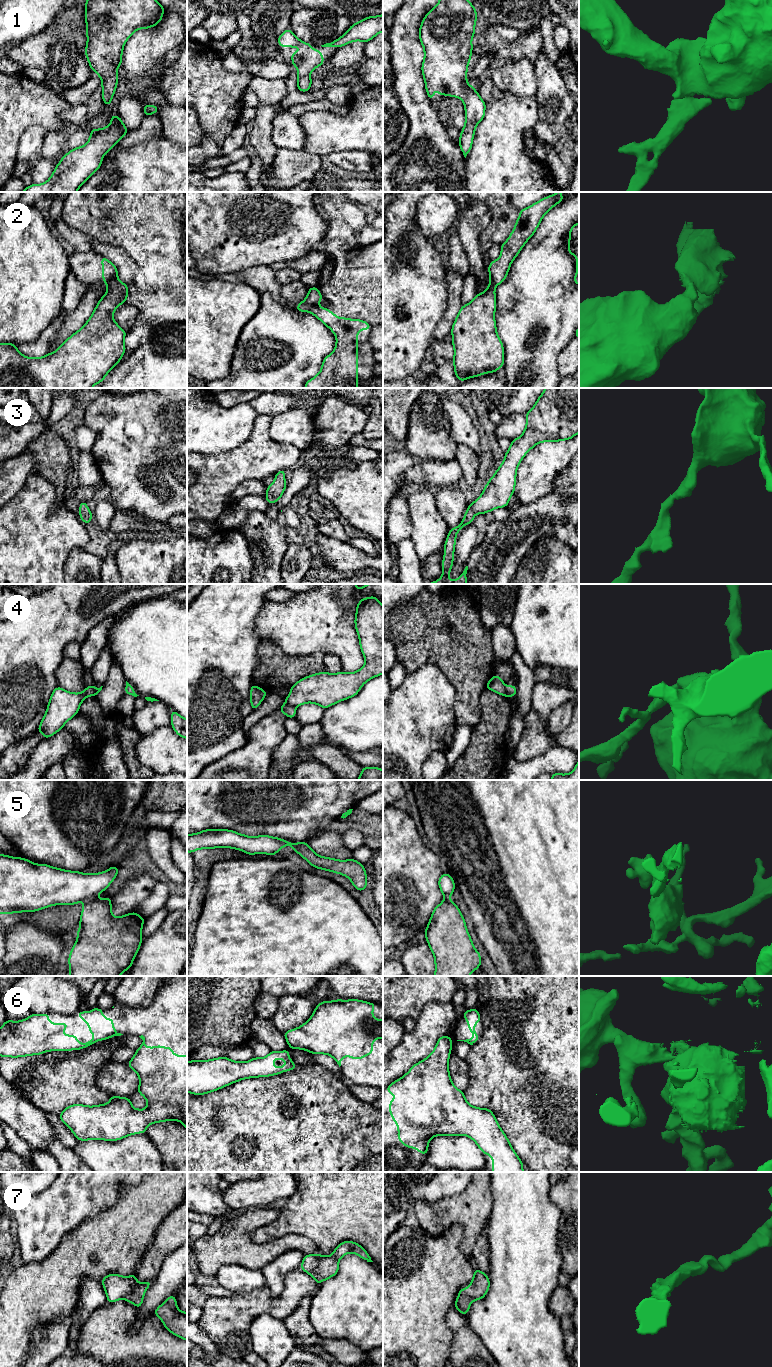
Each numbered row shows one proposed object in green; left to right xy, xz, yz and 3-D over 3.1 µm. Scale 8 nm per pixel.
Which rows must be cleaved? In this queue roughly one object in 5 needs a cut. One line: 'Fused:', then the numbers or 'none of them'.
Fused: 2, 4, 5

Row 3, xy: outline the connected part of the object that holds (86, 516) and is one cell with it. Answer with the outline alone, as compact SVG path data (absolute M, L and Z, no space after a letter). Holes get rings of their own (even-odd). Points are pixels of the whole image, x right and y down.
M82 501L79 506L79 515L83 523L89 524L93 513L88 509L87 502Z

